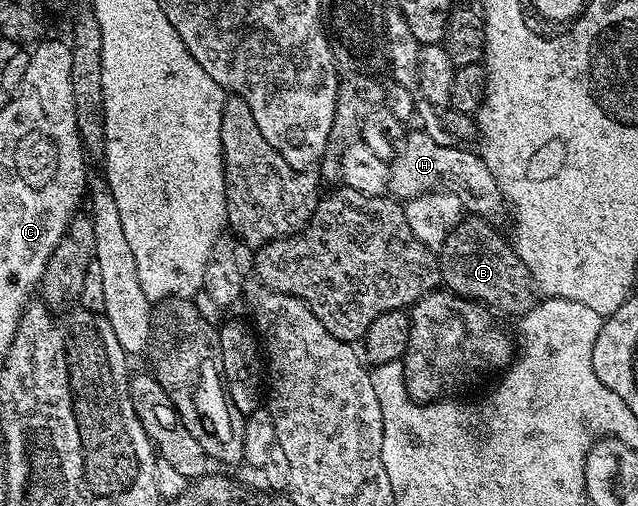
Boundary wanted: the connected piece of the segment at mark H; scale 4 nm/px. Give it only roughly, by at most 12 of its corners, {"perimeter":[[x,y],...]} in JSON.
{"perimeter":[[408,133],[391,159],[390,193],[448,190],[472,215],[505,210],[478,153]]}

